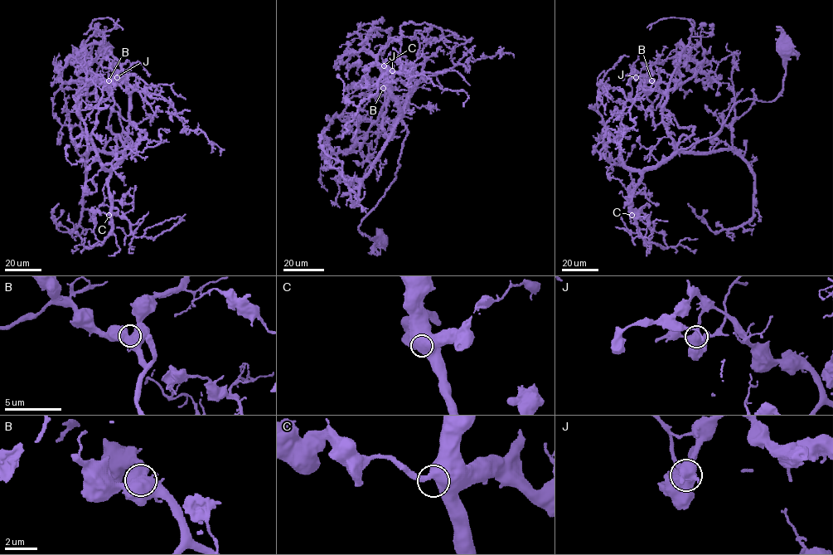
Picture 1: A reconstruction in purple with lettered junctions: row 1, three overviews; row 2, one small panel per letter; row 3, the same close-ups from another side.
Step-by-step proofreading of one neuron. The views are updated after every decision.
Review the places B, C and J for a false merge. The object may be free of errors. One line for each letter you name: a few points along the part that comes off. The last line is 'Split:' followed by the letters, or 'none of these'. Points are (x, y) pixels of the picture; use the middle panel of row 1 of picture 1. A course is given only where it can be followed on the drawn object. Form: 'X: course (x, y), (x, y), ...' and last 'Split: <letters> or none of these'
J: course (392, 70), (386, 79), (388, 93), (370, 98), (357, 114), (358, 125)
Split: J

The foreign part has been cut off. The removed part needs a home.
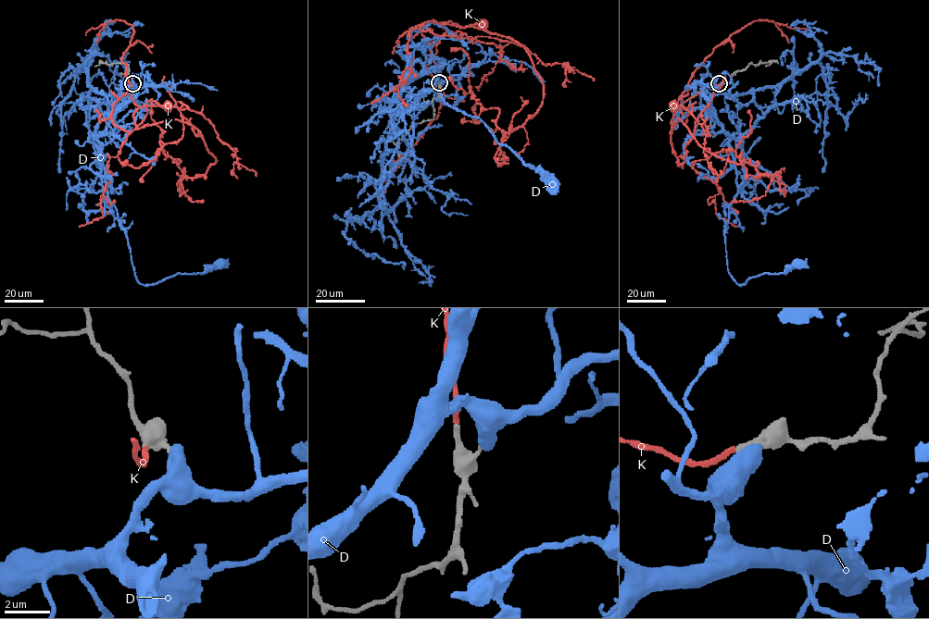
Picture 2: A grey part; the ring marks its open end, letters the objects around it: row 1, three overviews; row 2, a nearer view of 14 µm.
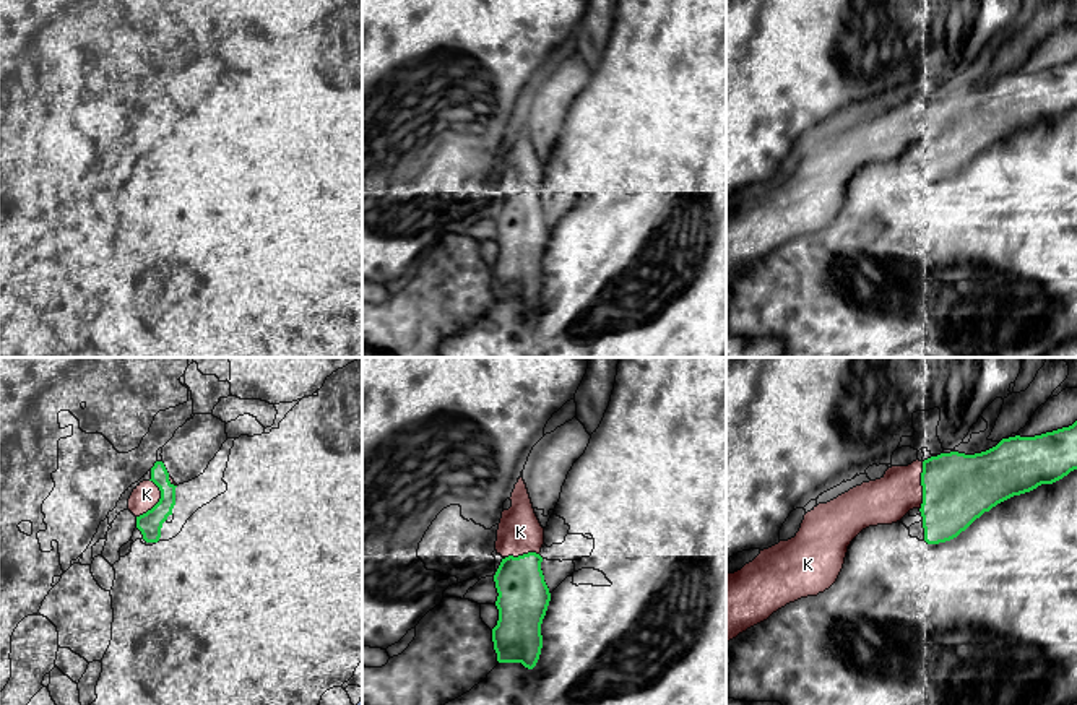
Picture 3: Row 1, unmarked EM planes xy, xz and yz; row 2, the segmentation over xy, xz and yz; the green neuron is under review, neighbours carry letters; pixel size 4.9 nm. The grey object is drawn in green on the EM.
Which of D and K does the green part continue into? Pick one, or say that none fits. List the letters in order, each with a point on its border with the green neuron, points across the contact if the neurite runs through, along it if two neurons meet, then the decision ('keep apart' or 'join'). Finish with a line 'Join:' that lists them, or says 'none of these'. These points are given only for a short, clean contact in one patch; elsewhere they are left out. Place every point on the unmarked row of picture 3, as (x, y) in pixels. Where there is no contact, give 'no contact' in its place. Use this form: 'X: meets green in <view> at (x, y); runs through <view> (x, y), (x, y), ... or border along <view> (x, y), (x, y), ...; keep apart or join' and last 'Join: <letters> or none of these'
D: no contact; keep apart
K: meets green in yz at (921, 121); join
Join: K

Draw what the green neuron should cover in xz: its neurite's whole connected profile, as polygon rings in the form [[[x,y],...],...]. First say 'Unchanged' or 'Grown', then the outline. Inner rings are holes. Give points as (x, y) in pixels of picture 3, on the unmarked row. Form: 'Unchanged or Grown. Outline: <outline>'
Grown. Outline: [[[523,114],[515,120],[510,136],[495,177],[495,187],[504,195],[494,211],[499,257],[492,265],[492,278],[499,299],[521,299],[533,305],[541,291],[541,260],[551,237],[539,192],[544,164]]]

